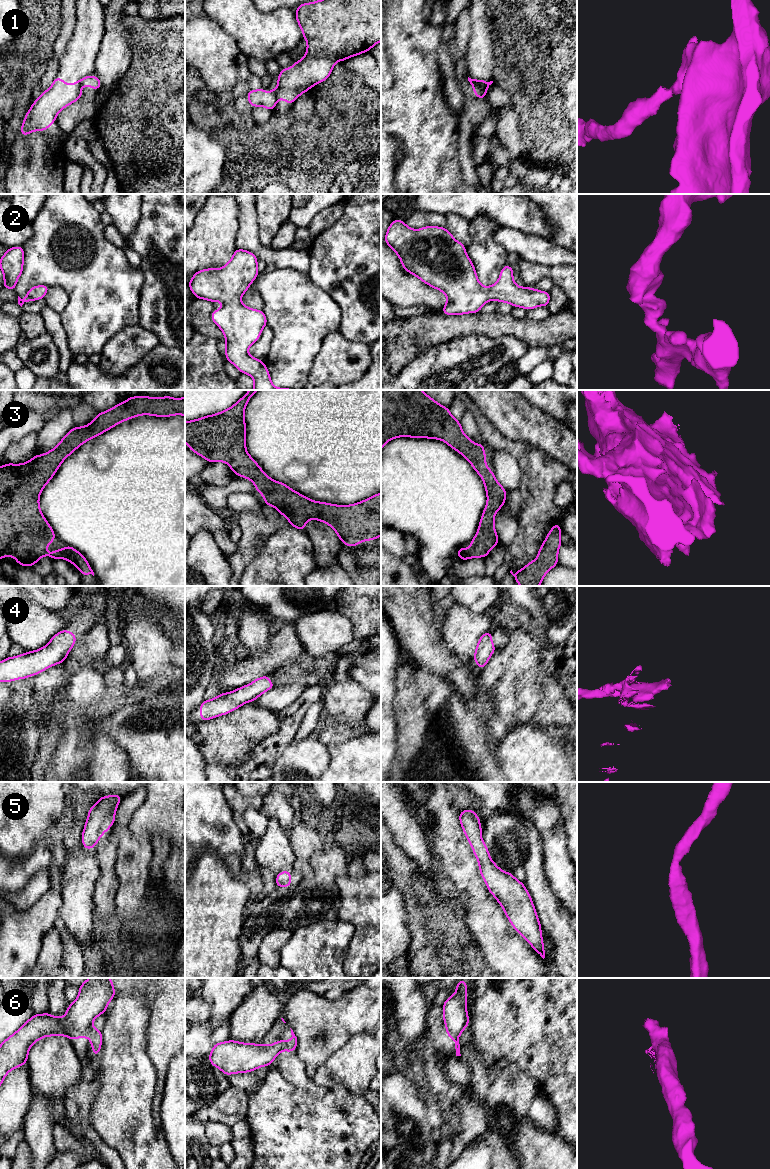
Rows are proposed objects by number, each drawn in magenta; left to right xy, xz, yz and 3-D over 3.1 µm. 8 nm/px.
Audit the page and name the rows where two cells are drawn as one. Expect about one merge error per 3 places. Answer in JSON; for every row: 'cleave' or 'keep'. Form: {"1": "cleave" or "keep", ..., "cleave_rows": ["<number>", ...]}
{"1": "cleave", "2": "keep", "3": "keep", "4": "keep", "5": "keep", "6": "cleave", "cleave_rows": ["1", "6"]}

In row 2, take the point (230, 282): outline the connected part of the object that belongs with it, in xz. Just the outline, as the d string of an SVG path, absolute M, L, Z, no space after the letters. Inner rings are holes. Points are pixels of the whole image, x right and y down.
M237 248L231 260L225 266L220 269L208 268L195 272L188 286L196 298L223 303L219 310L212 312L211 319L225 335L226 359L241 373L248 374L254 379L253 390L304 390L304 388L286 389L274 387L264 361L258 360L247 353L249 347L260 338L262 329L267 325L263 310L246 307L240 300L259 274L257 262L258 258L253 253Z

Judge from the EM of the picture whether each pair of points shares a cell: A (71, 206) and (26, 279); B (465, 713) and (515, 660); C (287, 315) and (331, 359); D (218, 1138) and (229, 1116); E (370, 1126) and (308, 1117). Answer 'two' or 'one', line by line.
A: one
B: one
C: two
D: two
E: one

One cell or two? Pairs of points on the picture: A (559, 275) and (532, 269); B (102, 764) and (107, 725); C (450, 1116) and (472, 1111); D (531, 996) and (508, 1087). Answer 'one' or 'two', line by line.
A: one
B: two
C: two
D: two

